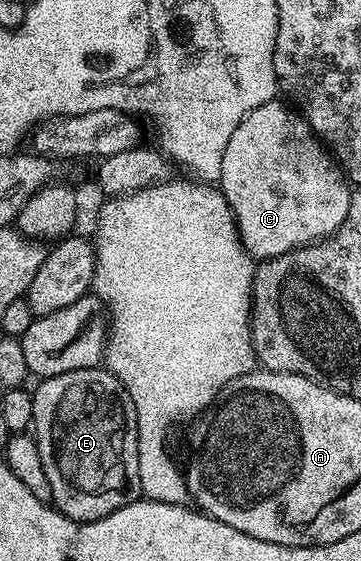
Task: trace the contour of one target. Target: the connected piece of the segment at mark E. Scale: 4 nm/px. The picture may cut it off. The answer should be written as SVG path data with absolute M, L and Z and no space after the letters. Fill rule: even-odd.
M108 368L67 371L36 382L33 395L32 436L37 438L43 471L51 483L52 504L72 521L98 521L142 496L139 479L139 431L135 403L123 383Z

